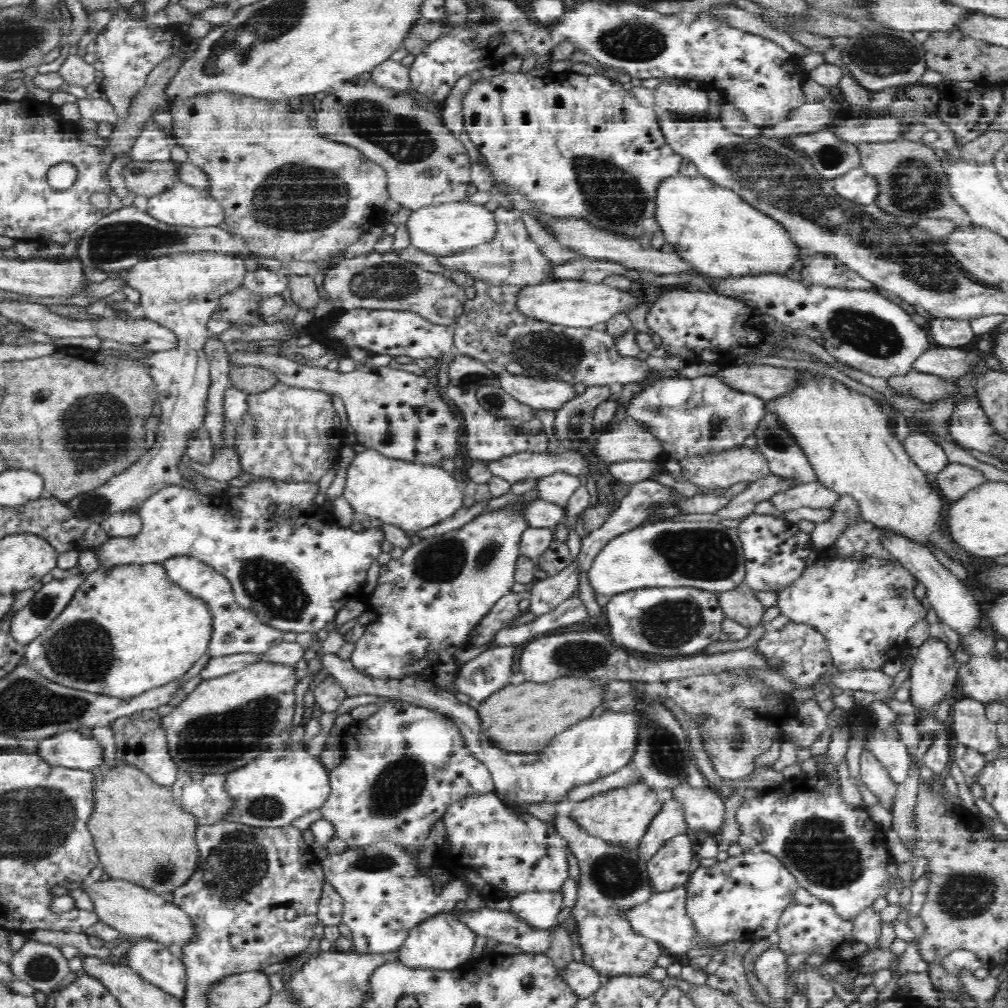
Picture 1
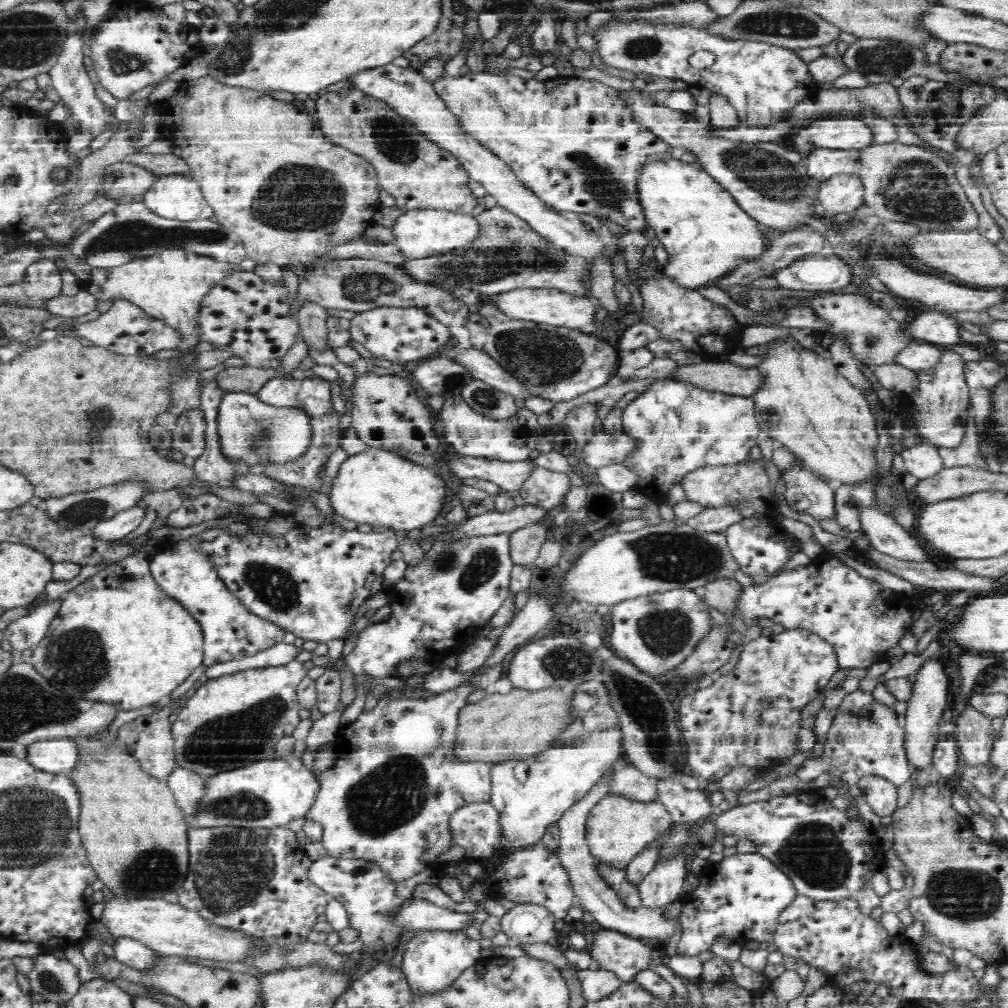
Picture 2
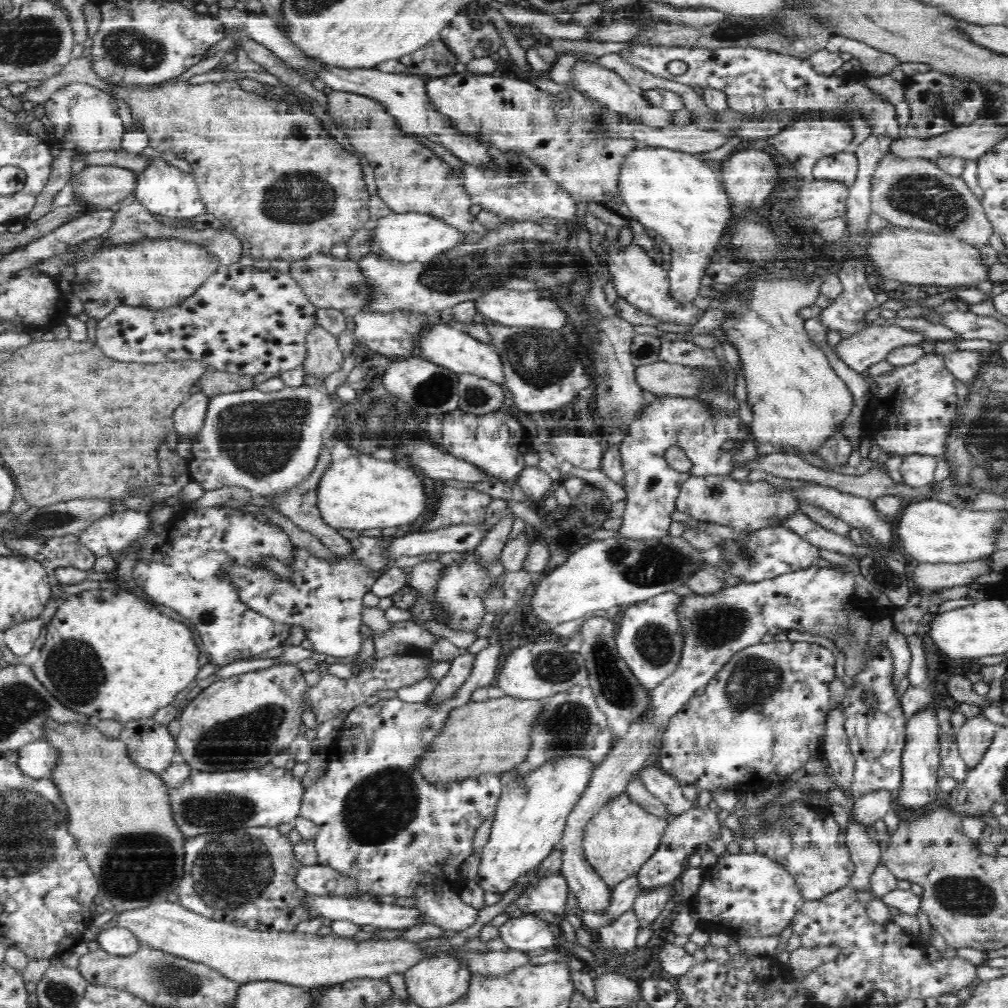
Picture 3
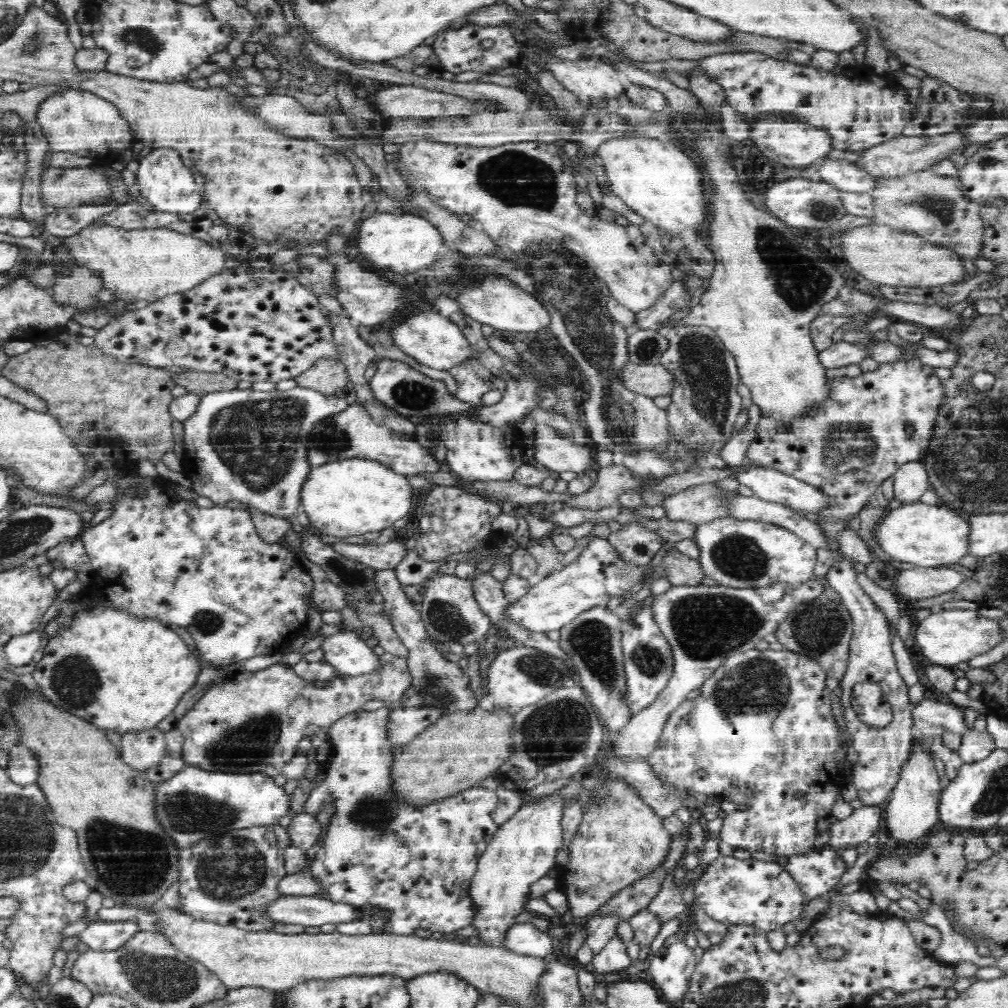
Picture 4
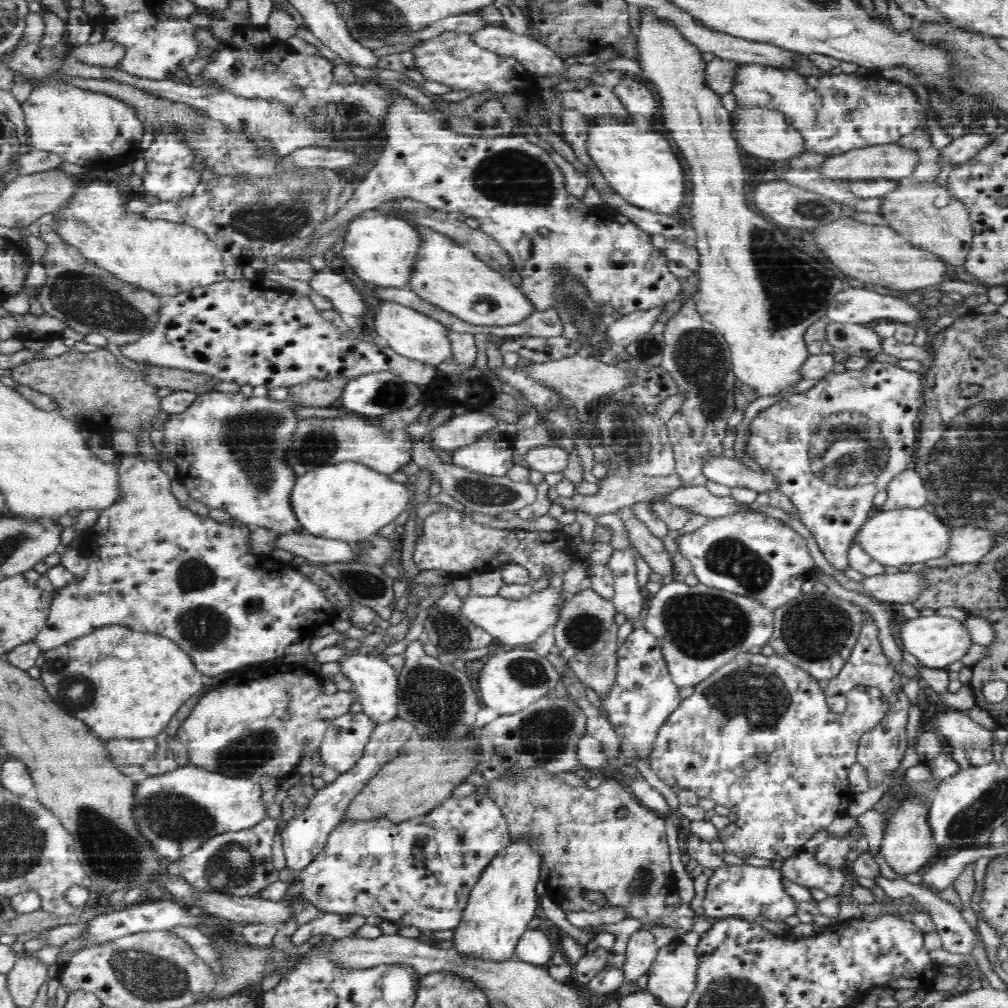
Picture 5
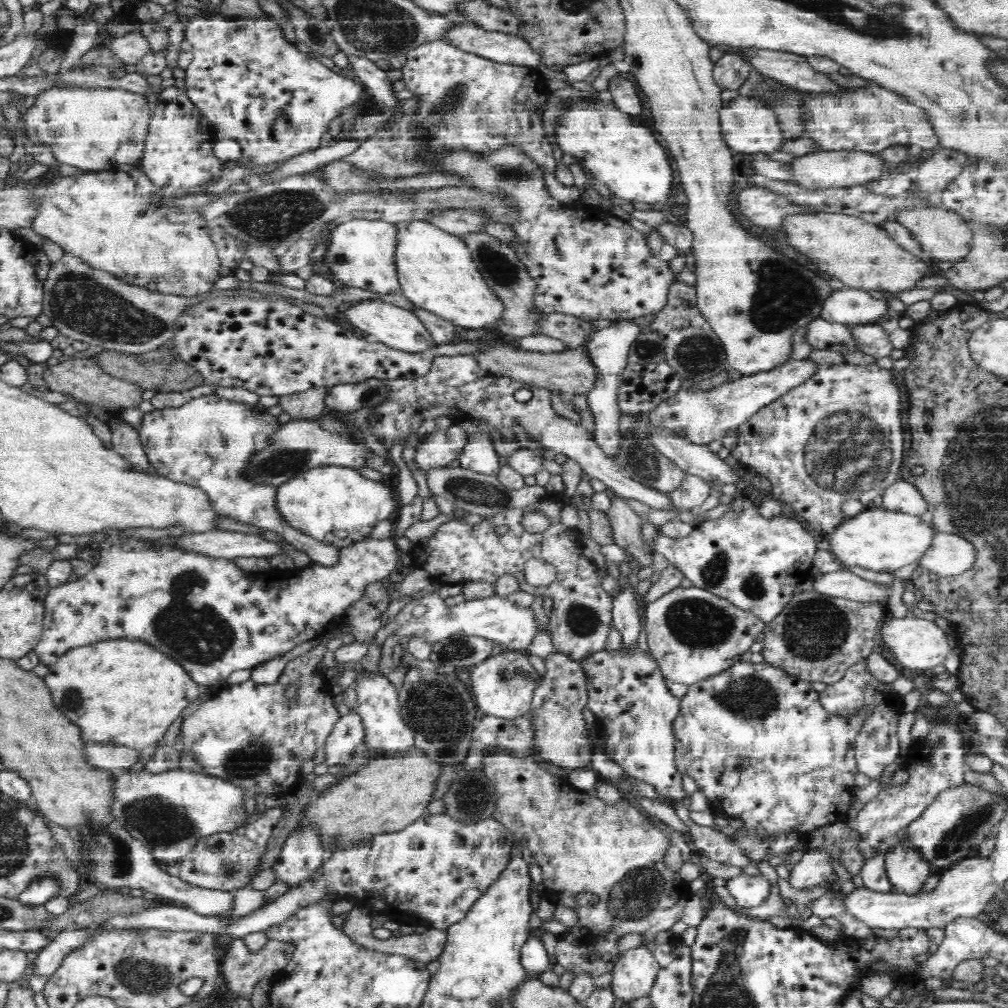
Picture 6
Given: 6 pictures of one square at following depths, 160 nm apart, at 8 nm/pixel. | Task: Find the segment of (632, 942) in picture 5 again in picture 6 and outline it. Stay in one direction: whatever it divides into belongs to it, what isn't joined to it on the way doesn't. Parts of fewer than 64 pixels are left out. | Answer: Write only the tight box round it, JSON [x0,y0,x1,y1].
[613,944,659,1002]

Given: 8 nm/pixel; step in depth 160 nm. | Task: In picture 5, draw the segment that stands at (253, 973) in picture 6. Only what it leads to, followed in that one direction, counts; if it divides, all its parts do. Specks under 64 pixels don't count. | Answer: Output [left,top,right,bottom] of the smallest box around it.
[291,913,366,944]

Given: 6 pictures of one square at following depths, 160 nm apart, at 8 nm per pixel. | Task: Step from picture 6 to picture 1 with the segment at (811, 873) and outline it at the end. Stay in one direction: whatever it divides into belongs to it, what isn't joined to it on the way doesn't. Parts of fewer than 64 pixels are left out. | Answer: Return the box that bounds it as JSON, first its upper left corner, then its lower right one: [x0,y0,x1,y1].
[859,746,897,813]

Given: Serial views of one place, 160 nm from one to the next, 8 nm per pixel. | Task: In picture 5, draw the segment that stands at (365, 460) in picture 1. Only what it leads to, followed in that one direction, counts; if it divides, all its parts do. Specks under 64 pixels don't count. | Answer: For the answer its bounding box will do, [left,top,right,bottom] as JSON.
[290,461,412,543]

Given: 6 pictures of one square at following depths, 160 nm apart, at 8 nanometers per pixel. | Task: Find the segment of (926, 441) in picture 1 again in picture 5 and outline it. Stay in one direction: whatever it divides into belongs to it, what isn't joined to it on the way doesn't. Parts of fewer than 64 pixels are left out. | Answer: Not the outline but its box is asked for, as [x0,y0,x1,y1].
[881,466,927,510]

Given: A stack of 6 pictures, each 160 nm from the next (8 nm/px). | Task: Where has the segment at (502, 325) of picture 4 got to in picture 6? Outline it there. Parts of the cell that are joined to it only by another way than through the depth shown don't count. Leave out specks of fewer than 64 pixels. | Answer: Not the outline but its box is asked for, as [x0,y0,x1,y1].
[397,222,506,329]

